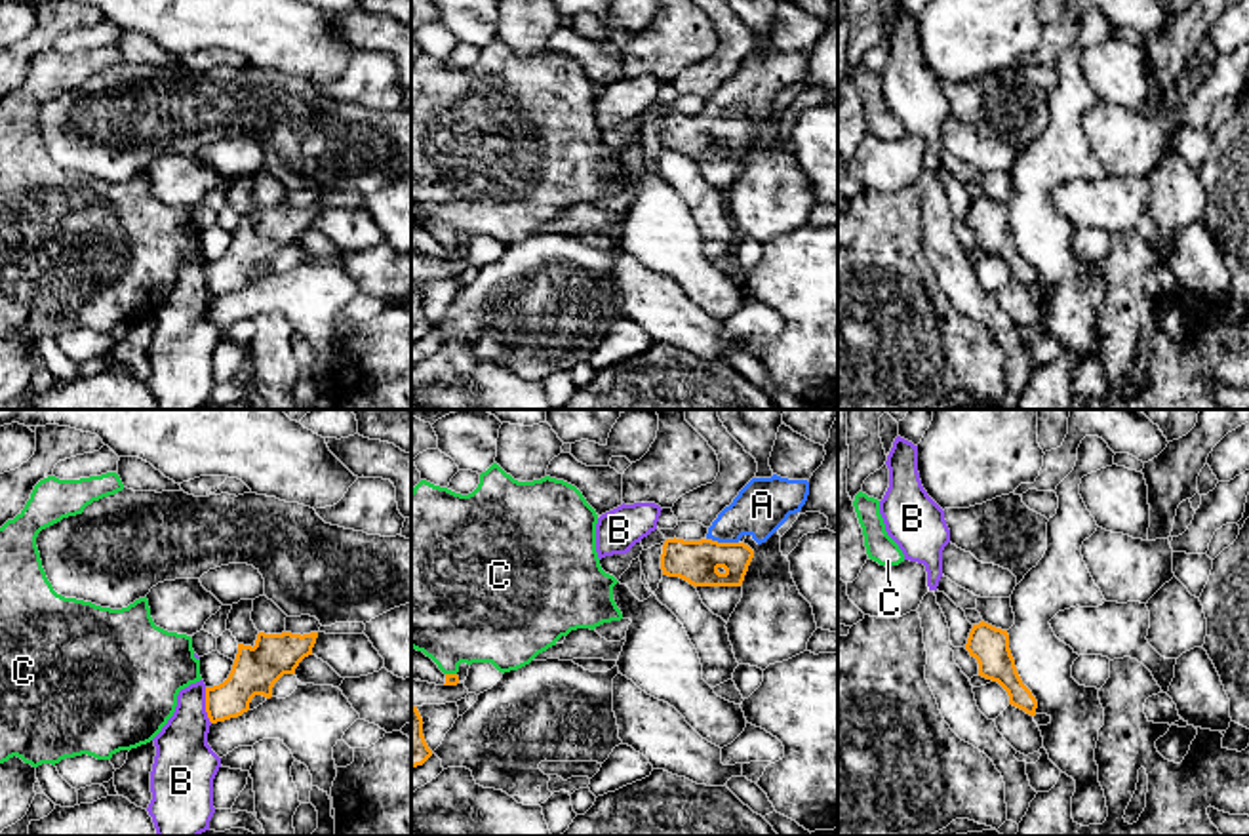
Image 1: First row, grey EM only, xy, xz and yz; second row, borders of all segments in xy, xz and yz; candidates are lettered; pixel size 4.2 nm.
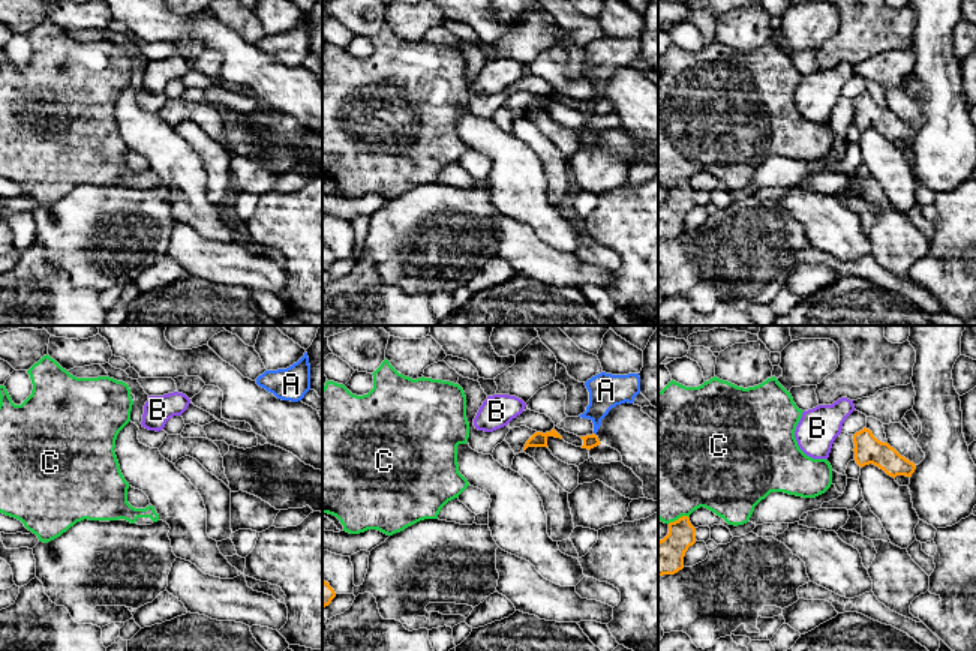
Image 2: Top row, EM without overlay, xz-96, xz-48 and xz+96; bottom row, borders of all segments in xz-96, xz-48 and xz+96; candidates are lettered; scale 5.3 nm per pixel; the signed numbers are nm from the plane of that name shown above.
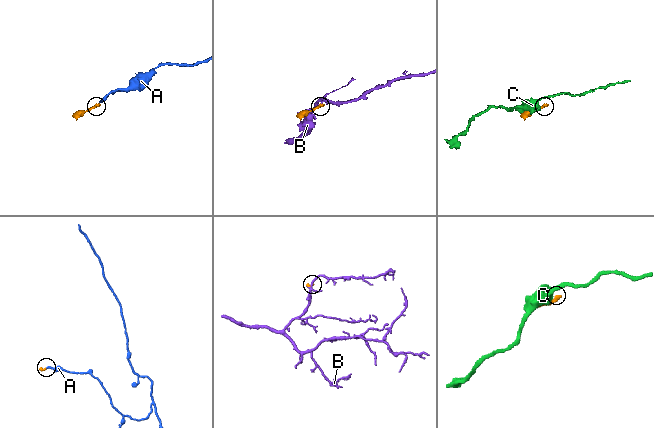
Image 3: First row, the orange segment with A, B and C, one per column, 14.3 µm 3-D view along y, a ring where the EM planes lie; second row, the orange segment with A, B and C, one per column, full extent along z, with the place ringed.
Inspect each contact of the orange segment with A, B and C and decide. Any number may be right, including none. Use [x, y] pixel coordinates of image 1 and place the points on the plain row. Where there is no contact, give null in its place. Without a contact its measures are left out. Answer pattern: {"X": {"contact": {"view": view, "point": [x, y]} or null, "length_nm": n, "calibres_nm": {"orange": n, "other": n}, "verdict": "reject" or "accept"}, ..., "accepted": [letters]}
{"A": {"contact": {"view": "xz", "point": [722, 117]}, "length_nm": 140, "calibres_nm": {"orange": 180, "other": 220}, "verdict": "accept"}, "B": {"contact": {"view": "xy", "point": [206, 278]}, "length_nm": 160, "calibres_nm": {"orange": 190, "other": 240}, "verdict": "reject"}, "C": {"contact": {"view": "xz", "point": [452, 248]}, "length_nm": 50, "calibres_nm": {"orange": 50, "other": 400}, "verdict": "reject"}, "accepted": ["A"]}

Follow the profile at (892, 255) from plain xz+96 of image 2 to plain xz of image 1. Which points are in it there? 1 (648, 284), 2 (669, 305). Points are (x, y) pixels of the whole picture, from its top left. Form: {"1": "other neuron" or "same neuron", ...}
{"1": "other neuron", "2": "other neuron"}

